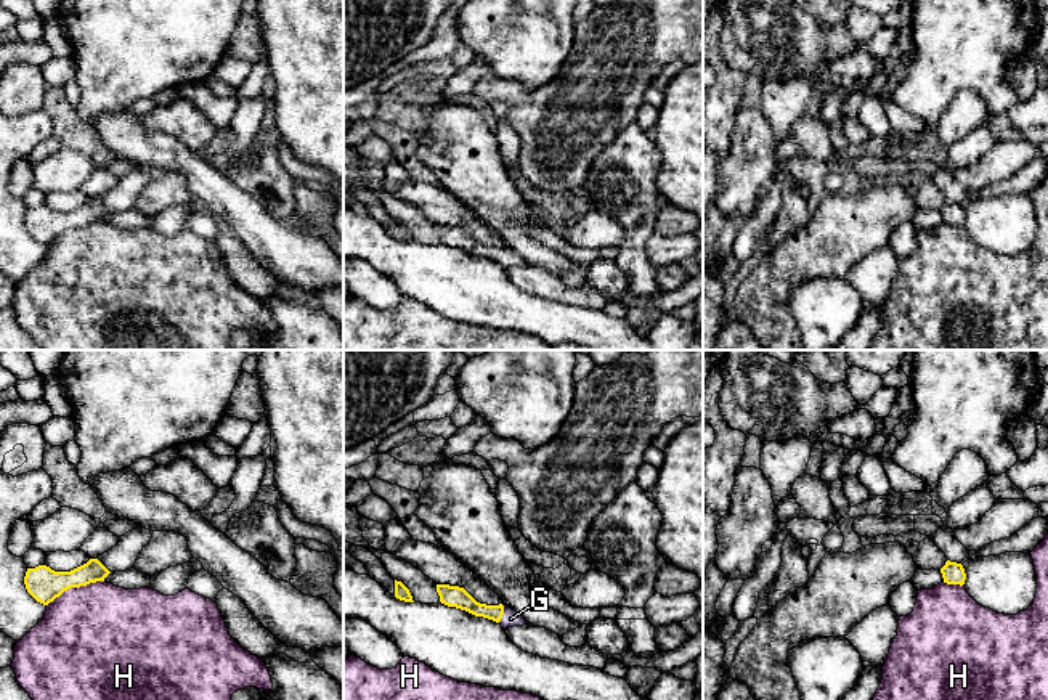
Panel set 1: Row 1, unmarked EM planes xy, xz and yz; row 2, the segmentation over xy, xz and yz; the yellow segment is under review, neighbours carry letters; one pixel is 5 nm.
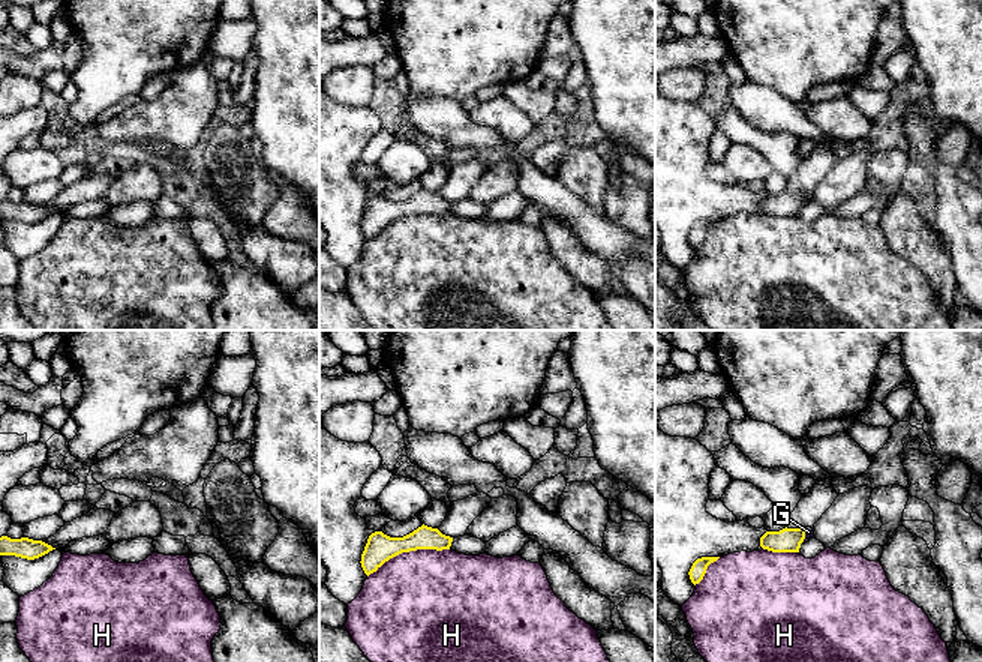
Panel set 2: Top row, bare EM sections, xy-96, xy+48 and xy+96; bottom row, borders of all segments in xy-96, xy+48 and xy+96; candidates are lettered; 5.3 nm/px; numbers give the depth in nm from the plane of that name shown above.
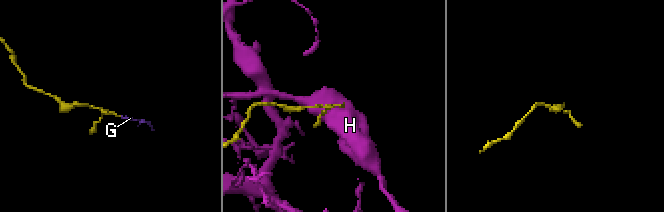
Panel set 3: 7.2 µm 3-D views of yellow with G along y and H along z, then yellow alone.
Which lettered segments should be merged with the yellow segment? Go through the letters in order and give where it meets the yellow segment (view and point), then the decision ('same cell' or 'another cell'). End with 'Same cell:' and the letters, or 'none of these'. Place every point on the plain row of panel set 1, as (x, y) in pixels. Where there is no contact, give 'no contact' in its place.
G: xz (503, 254) | same cell
H: xy (74, 227) | another cell
Same cell: G

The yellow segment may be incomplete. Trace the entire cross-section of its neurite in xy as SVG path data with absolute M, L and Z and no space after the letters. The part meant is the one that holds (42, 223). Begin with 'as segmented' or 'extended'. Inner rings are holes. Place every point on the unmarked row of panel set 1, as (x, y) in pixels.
as segmented; M90 199L71 212L55 212L47 206L39 206L27 209L24 225L37 242L48 246L64 231L104 222L109 214L111 212L98 199Z

